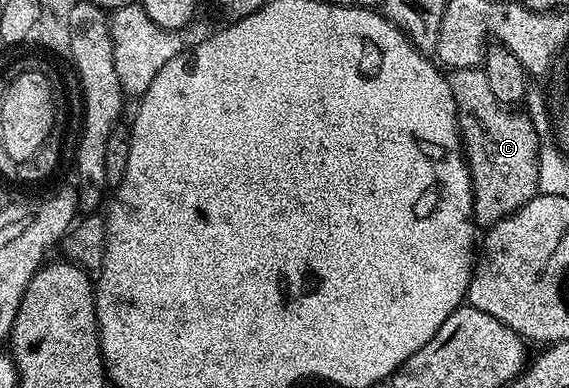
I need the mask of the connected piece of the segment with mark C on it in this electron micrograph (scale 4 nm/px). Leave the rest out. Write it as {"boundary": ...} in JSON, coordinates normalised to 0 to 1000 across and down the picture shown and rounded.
{"boundary":[[[847,175],[801,178],[791,191],[789,206],[796,255],[803,265],[807,351],[814,358],[821,433],[828,438],[828,490],[835,505],[831,559],[844,582],[861,585],[923,534],[923,523],[930,523],[930,513],[937,513],[947,497],[944,430],[951,358],[924,289],[900,286],[877,263],[873,245],[866,245],[859,204],[851,193]]]}

